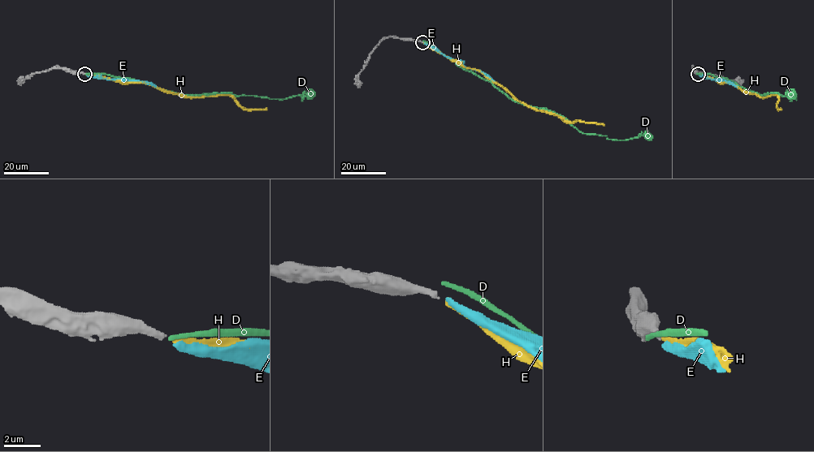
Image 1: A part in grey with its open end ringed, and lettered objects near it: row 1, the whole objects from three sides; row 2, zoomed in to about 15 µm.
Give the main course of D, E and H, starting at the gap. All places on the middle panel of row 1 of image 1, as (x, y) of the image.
D: (422, 40), (457, 65), (488, 79), (517, 101), (554, 111), (583, 133), (616, 139), (647, 135)
E: (423, 42), (457, 59), (466, 67), (486, 74), (494, 81)
H: (423, 42), (450, 59), (457, 59), (465, 66), (482, 71), (528, 106), (556, 114), (569, 121), (604, 125)

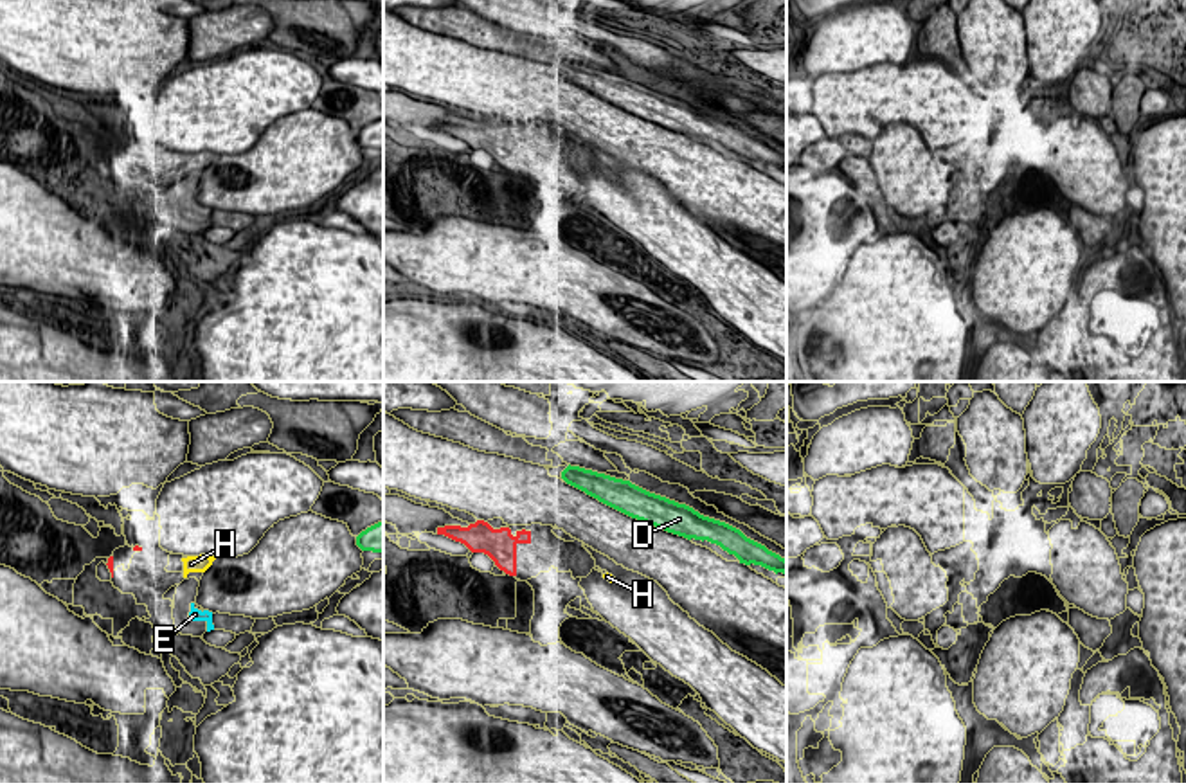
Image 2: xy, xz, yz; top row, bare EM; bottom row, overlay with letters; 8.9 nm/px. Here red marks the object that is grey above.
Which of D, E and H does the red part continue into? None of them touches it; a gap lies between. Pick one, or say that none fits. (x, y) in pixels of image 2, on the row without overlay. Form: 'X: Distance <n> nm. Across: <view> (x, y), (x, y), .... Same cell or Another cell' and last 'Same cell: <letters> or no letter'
D: Distance 550 nm. Across: xz (530, 128), (567, 80). Another cell
E: Distance 650 nm. Across: xy (141, 146), (191, 200). Another cell
H: Distance 380 nm. Across: xy (141, 146), (182, 155). Same cell
Same cell: H

